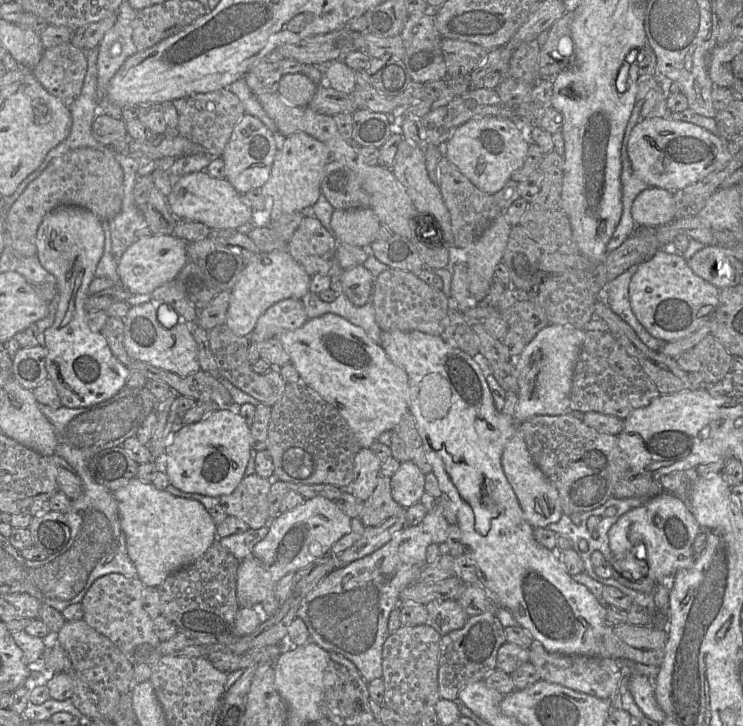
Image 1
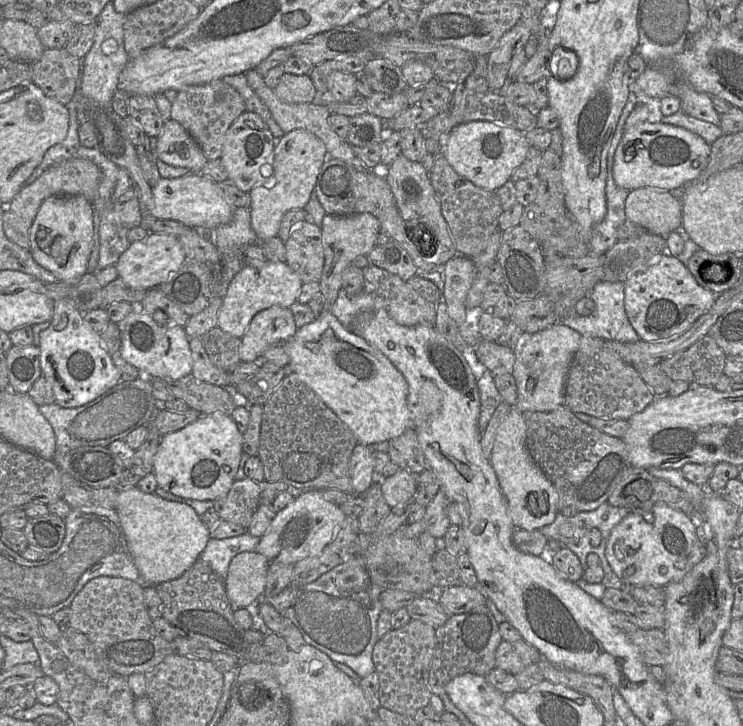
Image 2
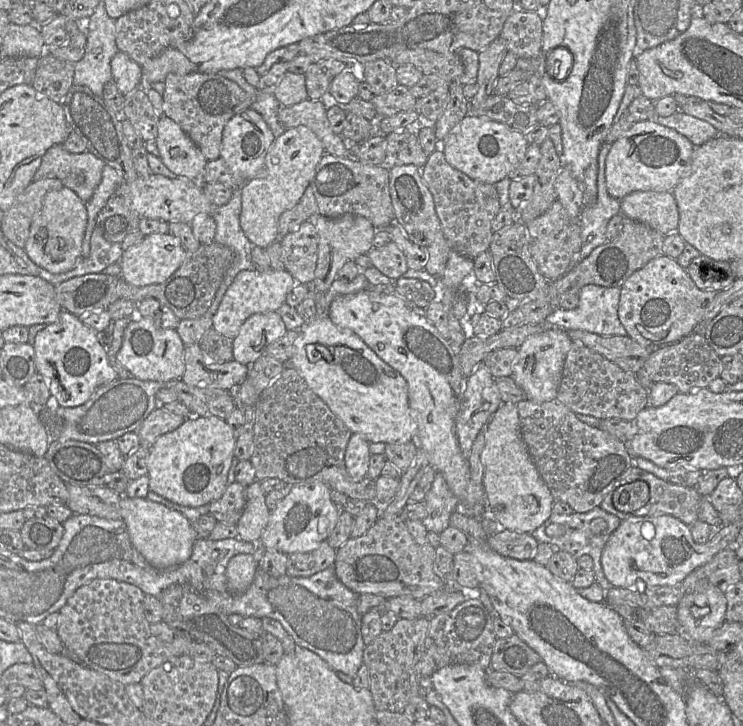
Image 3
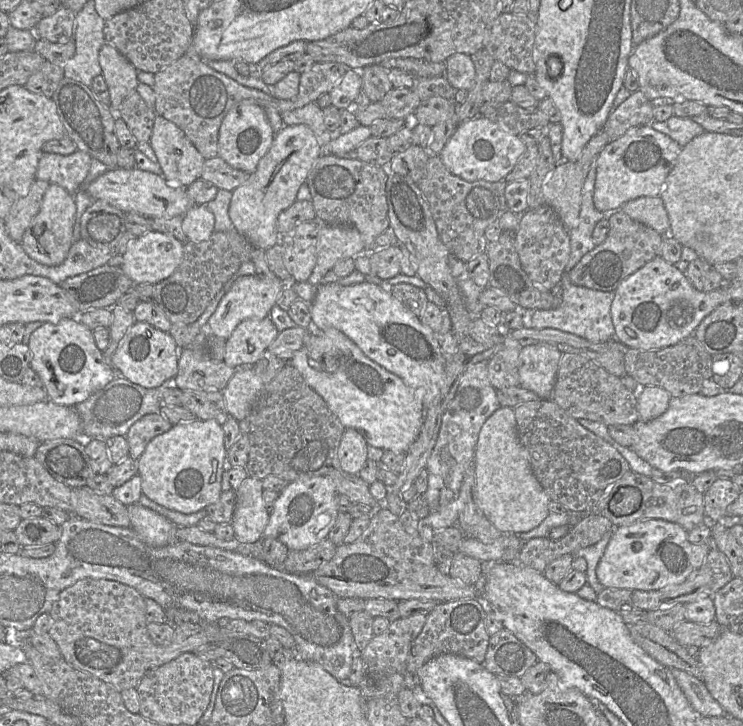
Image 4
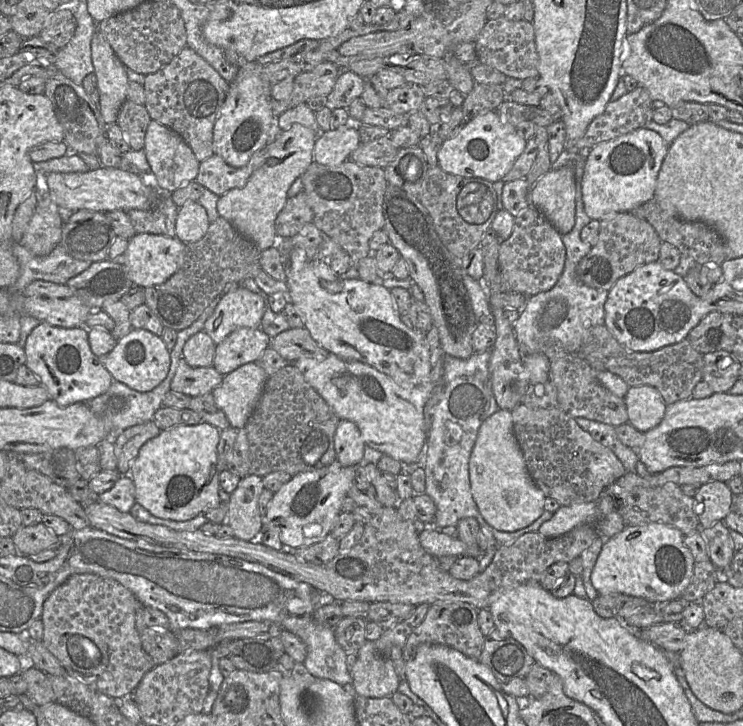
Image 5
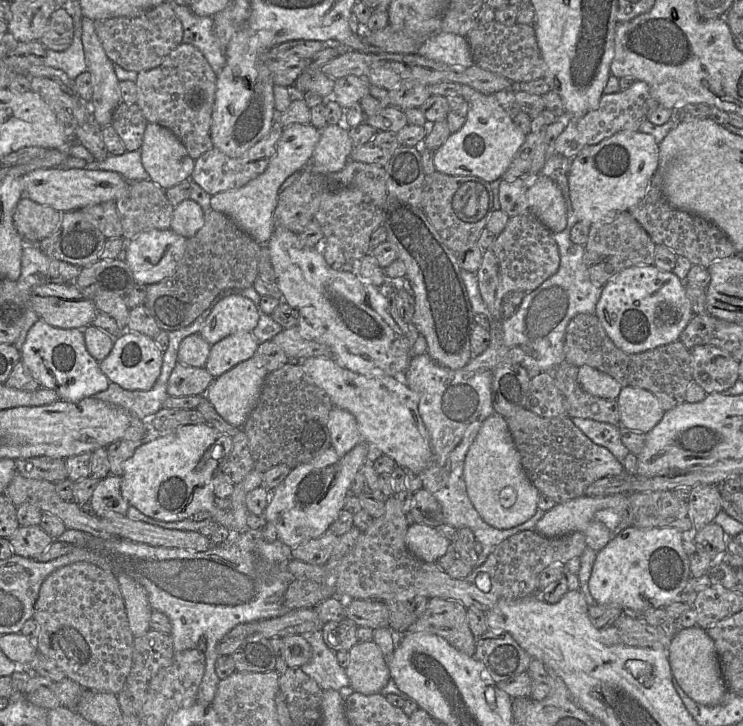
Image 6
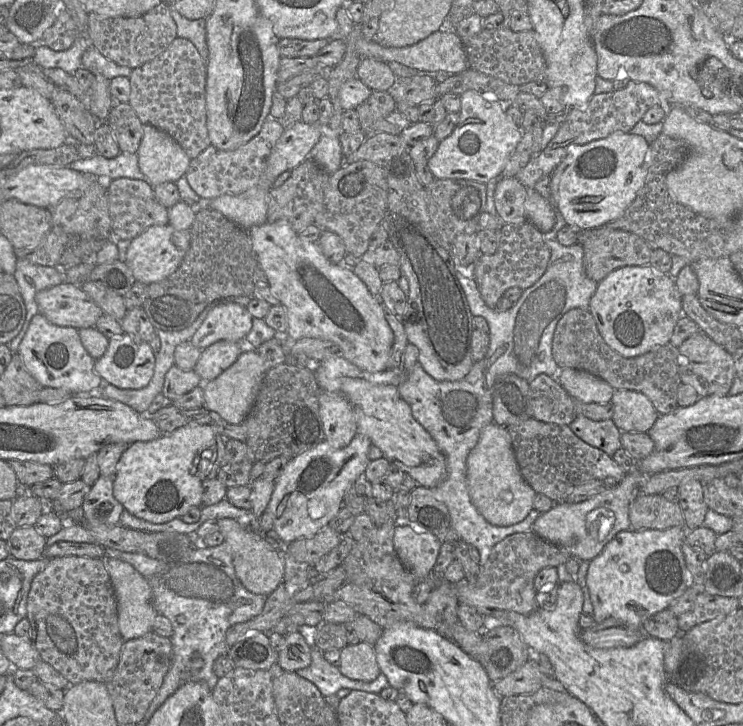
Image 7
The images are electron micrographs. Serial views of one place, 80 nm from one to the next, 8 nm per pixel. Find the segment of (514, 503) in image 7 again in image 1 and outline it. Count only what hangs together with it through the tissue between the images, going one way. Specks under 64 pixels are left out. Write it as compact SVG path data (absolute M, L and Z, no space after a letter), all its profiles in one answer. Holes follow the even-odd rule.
M517 430L505 445L501 463L526 520L534 528L545 528L549 524L558 522L564 514L558 490L534 463L520 431Z

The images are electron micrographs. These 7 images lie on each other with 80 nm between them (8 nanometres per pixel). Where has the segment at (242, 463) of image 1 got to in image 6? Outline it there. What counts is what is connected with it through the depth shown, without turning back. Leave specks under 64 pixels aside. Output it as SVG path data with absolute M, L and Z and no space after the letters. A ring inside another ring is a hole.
M208 424L184 425L144 442L124 462L122 496L130 506L157 520L181 521L196 512L208 511L213 521L231 530L232 512L215 505L212 480L217 461L208 454L208 449L221 434Z

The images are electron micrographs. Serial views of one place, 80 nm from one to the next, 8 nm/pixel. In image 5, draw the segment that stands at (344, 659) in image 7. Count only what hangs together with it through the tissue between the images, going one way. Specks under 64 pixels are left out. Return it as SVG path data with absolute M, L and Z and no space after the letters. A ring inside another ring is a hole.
M366 640L356 657L350 675L352 686L358 696L391 697L397 691L400 677L389 658L377 651L374 642Z

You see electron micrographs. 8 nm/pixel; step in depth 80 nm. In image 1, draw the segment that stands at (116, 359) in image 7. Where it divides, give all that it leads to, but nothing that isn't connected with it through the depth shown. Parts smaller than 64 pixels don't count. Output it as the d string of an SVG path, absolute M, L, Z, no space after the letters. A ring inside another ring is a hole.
M148 299L132 305L124 322L124 347L134 359L147 362L155 367L168 370L180 376L200 371L197 344L187 322L179 315L179 321L171 328L164 327L158 320L158 308L163 302Z

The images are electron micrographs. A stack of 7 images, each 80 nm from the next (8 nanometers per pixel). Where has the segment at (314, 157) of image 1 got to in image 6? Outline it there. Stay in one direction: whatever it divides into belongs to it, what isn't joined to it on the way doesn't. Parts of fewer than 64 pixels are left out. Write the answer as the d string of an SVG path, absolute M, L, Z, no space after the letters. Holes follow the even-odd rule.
M291 124L284 128L276 145L276 151L265 171L246 185L217 193L211 197L212 210L231 218L258 244L265 245L274 232L274 211L278 202L280 186L291 174L301 171L311 163L321 130L312 124Z

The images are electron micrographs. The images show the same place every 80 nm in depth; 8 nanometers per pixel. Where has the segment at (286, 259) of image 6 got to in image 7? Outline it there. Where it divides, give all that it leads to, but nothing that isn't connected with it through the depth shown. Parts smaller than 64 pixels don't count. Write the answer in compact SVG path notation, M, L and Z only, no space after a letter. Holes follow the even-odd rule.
M278 220L275 222L266 222L261 225L253 226L248 230L253 250L257 256L258 266L265 272L267 276L268 286L272 294L280 300L280 304L287 310L288 327L284 334L281 334L281 345L285 354L289 353L295 341L303 337L321 338L336 343L340 347L340 354L342 357L359 367L366 373L374 374L386 371L387 363L389 361L391 348L394 342L393 332L385 320L380 304L380 300L375 298L368 290L365 283L357 277L352 271L342 268L337 264L331 263L323 254L318 242L313 242L308 239L303 239L298 232L293 230L288 221Z

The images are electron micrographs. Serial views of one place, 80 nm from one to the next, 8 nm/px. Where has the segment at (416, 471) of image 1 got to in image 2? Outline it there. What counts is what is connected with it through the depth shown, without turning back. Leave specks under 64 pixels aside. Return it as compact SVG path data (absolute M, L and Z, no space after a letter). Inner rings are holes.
M401 468L396 474L381 482L382 494L391 508L400 503L411 502L417 488L417 475Z

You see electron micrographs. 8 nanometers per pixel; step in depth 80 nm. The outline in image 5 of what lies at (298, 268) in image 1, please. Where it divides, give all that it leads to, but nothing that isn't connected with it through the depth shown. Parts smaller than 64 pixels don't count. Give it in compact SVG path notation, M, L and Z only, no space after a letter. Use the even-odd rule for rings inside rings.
M239 287L220 300L203 331L219 344L239 328L259 328L266 307L267 300L263 296Z

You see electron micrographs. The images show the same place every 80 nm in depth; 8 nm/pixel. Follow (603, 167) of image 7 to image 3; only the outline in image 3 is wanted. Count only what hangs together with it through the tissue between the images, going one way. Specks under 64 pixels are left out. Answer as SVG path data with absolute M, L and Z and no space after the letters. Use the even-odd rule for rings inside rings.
M649 120L637 122L611 144L605 163L607 191L619 200L635 191L673 192L690 171L694 150L689 139L671 128Z

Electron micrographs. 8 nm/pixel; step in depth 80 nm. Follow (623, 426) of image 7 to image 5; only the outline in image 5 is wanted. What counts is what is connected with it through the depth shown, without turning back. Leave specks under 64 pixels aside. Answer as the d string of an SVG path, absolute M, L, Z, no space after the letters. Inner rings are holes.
M651 386L630 387L624 396L628 423L646 433L664 418L667 405L660 392Z

